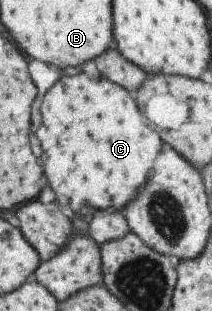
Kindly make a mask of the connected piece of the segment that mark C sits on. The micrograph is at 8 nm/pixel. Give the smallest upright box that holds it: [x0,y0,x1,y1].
[38,75,164,216]

